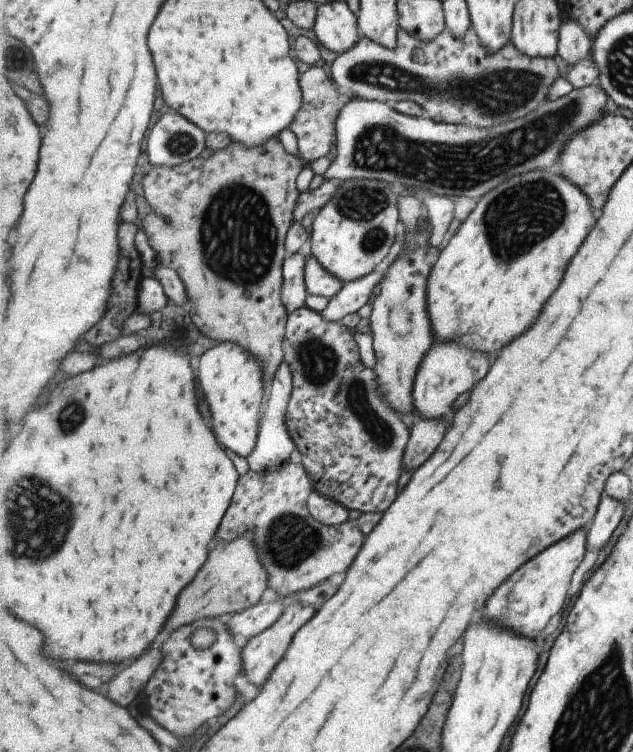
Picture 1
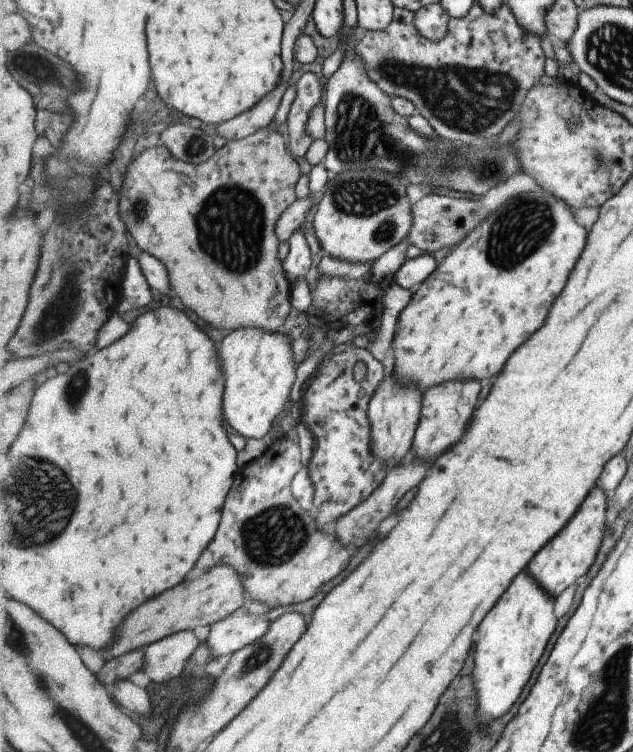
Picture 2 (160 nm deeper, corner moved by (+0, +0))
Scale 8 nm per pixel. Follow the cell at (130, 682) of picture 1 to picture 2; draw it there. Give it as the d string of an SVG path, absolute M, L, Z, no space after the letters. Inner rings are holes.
M193 630L165 637L146 648L143 671L155 682L169 681L187 668L187 662L201 646L202 642Z

